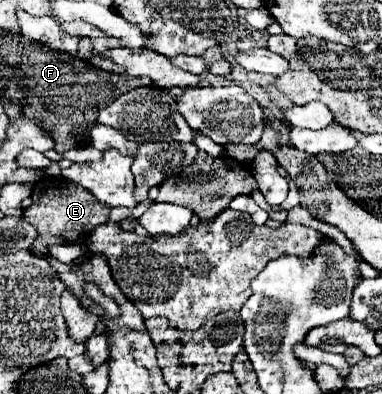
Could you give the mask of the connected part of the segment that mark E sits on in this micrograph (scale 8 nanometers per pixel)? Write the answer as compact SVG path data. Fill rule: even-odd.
M43 176L43 180L39 180L31 192L31 200L33 204L23 212L23 218L33 224L39 232L39 238L33 244L33 252L43 256L47 254L47 244L55 242L55 244L65 244L65 242L87 242L93 228L103 224L111 212L111 208L107 208L105 204L101 204L99 200L95 200L95 196L91 196L91 192L87 192L85 188L81 188L79 184L71 182L71 180L63 180L59 178L51 178L51 176Z

